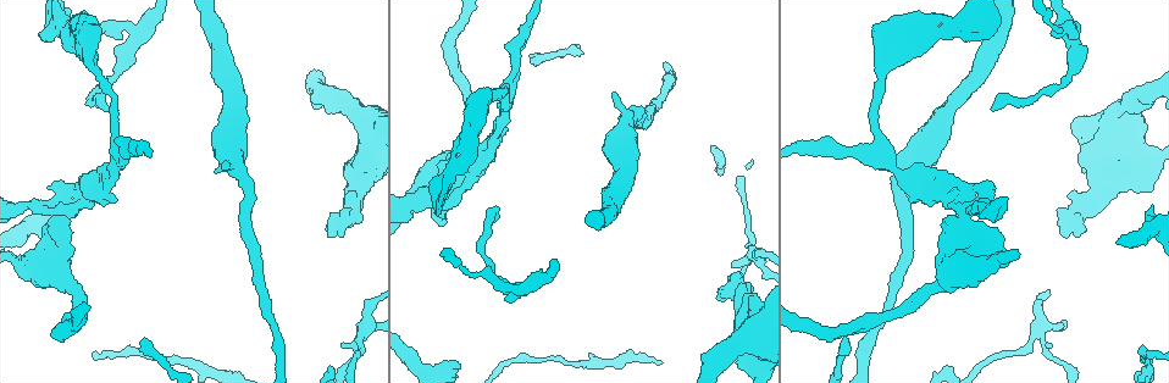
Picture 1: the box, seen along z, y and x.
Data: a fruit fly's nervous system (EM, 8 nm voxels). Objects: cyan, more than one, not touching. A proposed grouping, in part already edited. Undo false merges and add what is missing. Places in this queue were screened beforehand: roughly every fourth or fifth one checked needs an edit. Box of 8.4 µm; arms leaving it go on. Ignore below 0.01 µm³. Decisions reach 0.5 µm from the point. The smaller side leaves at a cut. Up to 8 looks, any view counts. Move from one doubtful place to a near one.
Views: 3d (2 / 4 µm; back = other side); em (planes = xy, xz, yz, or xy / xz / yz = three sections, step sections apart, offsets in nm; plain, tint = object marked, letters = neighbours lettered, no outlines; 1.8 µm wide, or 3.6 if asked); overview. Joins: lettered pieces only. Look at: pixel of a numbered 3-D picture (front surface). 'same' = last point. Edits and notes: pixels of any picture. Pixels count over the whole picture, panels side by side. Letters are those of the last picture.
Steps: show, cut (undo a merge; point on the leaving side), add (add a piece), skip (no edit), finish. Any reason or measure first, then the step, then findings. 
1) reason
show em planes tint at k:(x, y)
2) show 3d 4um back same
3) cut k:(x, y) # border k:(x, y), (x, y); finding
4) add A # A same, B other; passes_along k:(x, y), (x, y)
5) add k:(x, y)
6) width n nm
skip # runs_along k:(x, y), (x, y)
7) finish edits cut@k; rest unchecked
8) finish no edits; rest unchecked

branch stops here
show 3d 4um at 1:(720, 295)

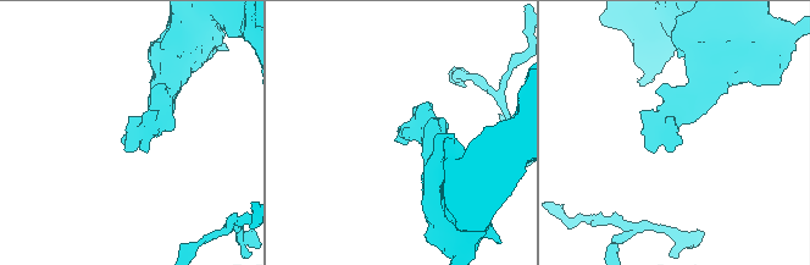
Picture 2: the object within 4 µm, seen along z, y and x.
show em planes tint at 2:(398, 138)

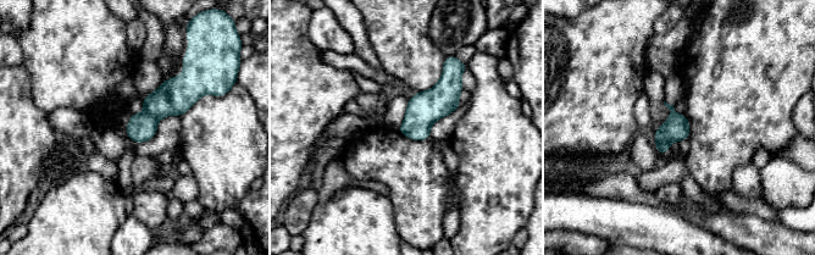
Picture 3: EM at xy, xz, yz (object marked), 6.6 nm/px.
what lies round it
show em planes letters same

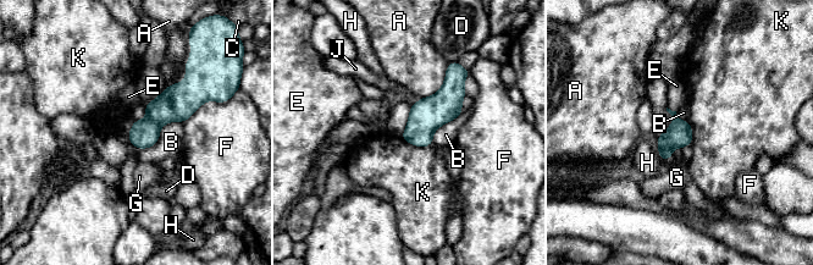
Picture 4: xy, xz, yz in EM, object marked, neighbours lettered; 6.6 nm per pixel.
longest_contact B 380 nm
skip # A other, B other, C other, D other, E other, F other, G other, H other, J other, K other; no lettered piece goes on from it

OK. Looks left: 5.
sudden change in width
show em 3.6um planes tint at 1:(1038, 331)

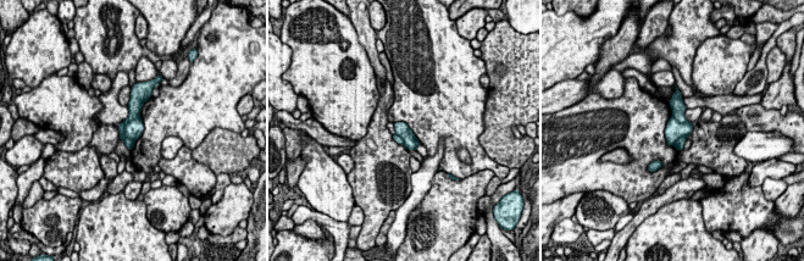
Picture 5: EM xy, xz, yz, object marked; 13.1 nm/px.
what lies round it
show em 3.6um planes letters same

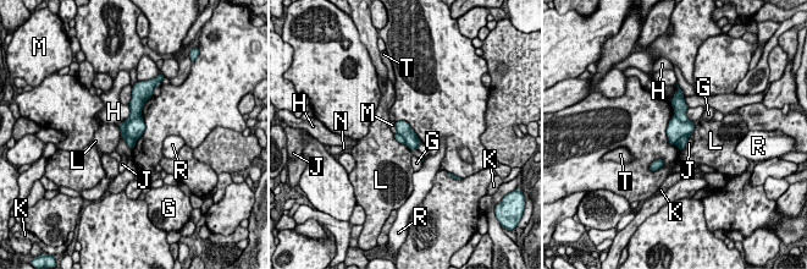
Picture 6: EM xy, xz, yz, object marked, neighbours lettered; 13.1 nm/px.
cut 6:(136, 108) # G other, H other, J other, K other, L other, M other, N other, R other, T other; two neurons meet here

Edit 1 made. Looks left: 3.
see it whole again
show overview

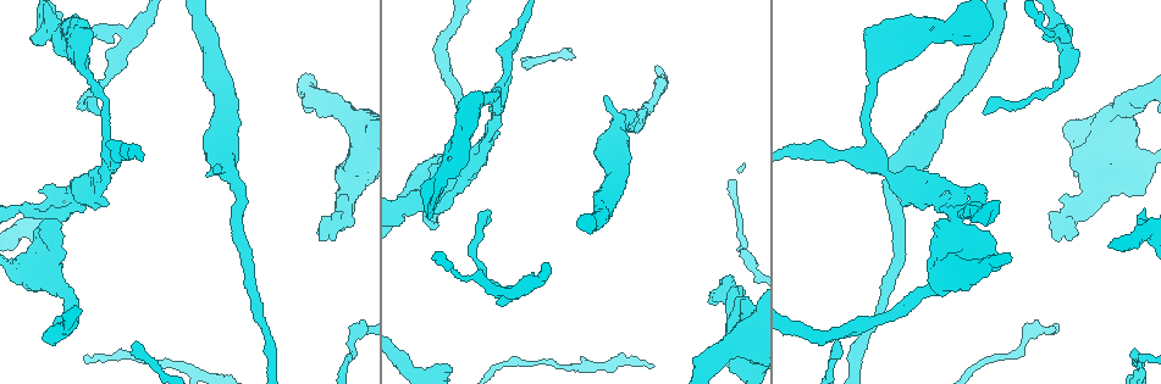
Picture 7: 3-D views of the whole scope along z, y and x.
tapers out
show em planes letters at 7:(486, 212)

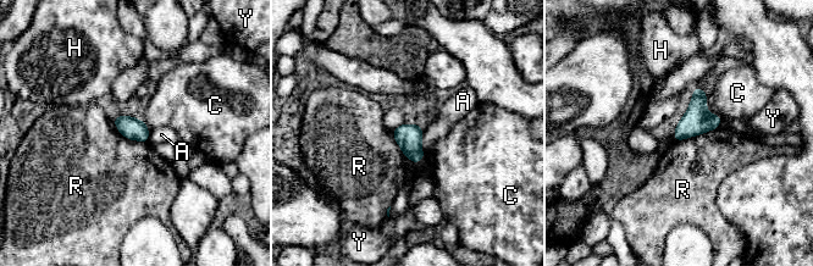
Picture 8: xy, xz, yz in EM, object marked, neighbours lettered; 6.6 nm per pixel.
skip # A other, C other, H other, R other, Y other; border 8:(719, 126), (675, 142); no lettered piece goes on from it

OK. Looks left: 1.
finish edits cut@6; rest unchecked

